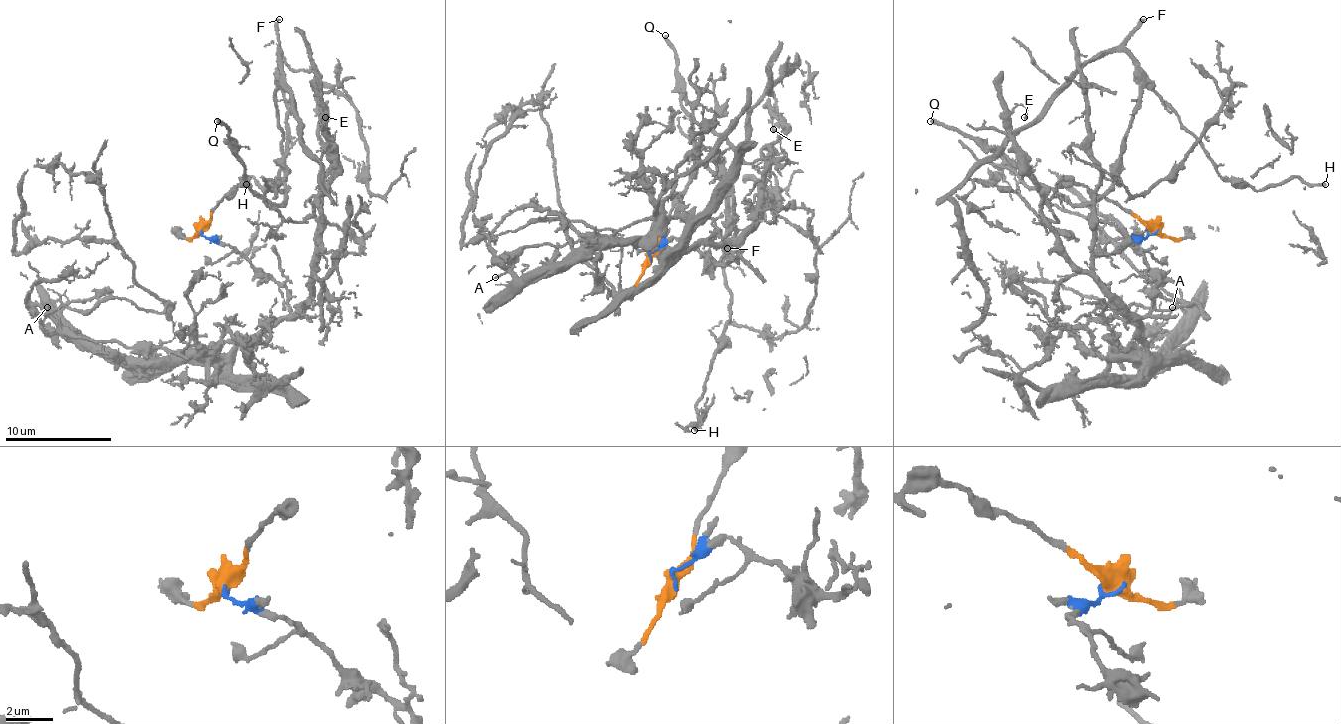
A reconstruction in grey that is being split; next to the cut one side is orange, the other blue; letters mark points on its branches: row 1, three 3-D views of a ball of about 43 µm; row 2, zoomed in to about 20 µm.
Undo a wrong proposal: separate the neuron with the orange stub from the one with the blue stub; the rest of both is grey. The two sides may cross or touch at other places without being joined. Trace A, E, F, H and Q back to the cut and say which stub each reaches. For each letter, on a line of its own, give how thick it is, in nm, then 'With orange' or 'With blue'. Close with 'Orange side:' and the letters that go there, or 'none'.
A: Thickness 160 nm. With blue
E: Thickness 150 nm. With blue
F: Thickness 260 nm. With orange
H: Thickness 200 nm. With orange
Q: Thickness 280 nm. With orange
Orange side: F, H, Q

